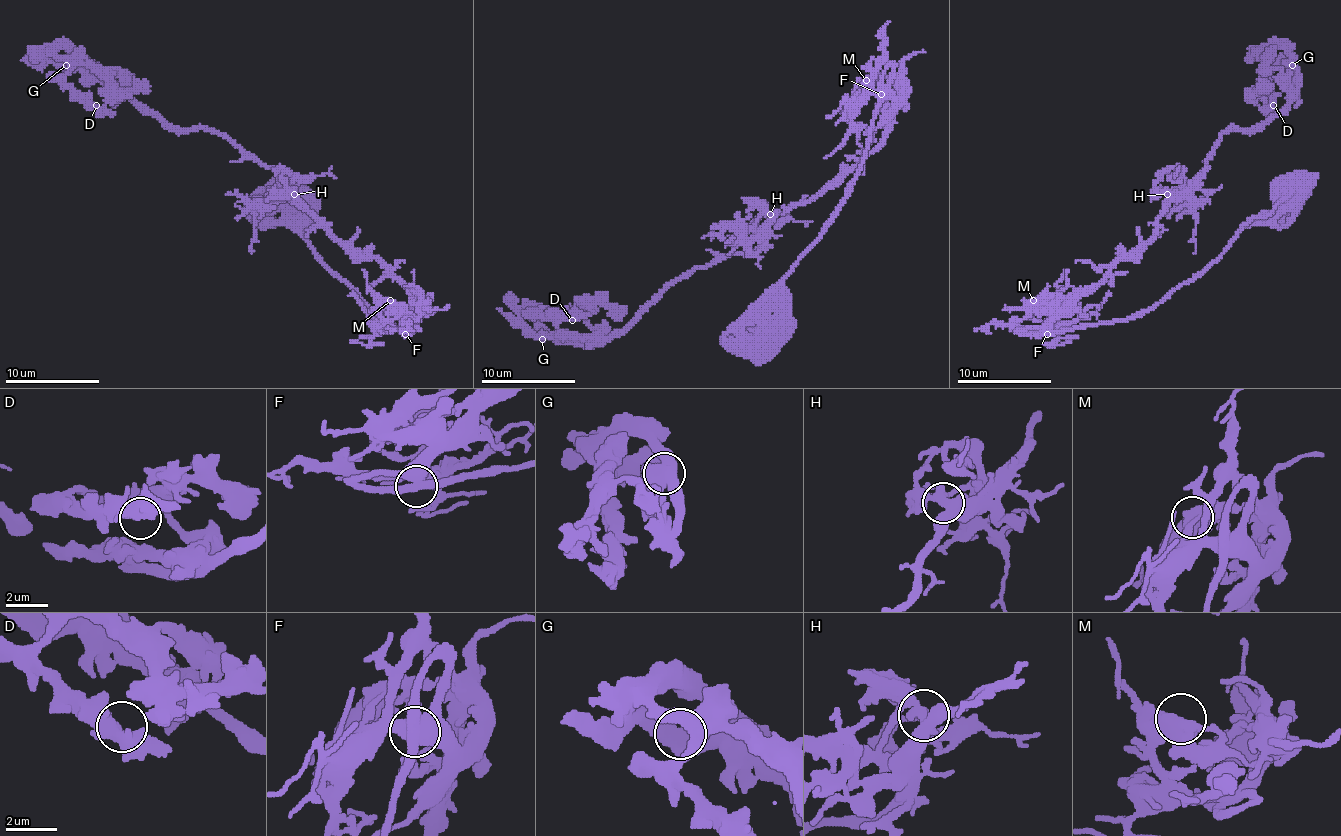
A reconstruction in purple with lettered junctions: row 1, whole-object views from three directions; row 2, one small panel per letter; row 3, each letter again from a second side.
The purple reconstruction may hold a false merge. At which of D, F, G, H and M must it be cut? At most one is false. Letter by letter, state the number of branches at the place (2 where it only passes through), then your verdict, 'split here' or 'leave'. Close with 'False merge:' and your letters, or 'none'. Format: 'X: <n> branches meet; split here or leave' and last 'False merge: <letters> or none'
D: 3 branches meet; leave
F: 4 branches meet; leave
G: 3 branches meet; leave
H: 4 branches meet; leave
M: 3 branches meet; leave
False merge: none

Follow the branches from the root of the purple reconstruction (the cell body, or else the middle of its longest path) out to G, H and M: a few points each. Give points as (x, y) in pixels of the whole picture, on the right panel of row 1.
G: (1283, 192), (1151, 307), (1052, 328), (1151, 239), (1228, 128), (1261, 128), (1290, 100), (1292, 65)
H: (1283, 192), (1151, 307), (1054, 331), (1078, 298), (1153, 237), (1167, 194)
M: (1283, 192), (1266, 215), (1257, 215), (1200, 272), (1125, 319), (1050, 333), (1033, 300)

